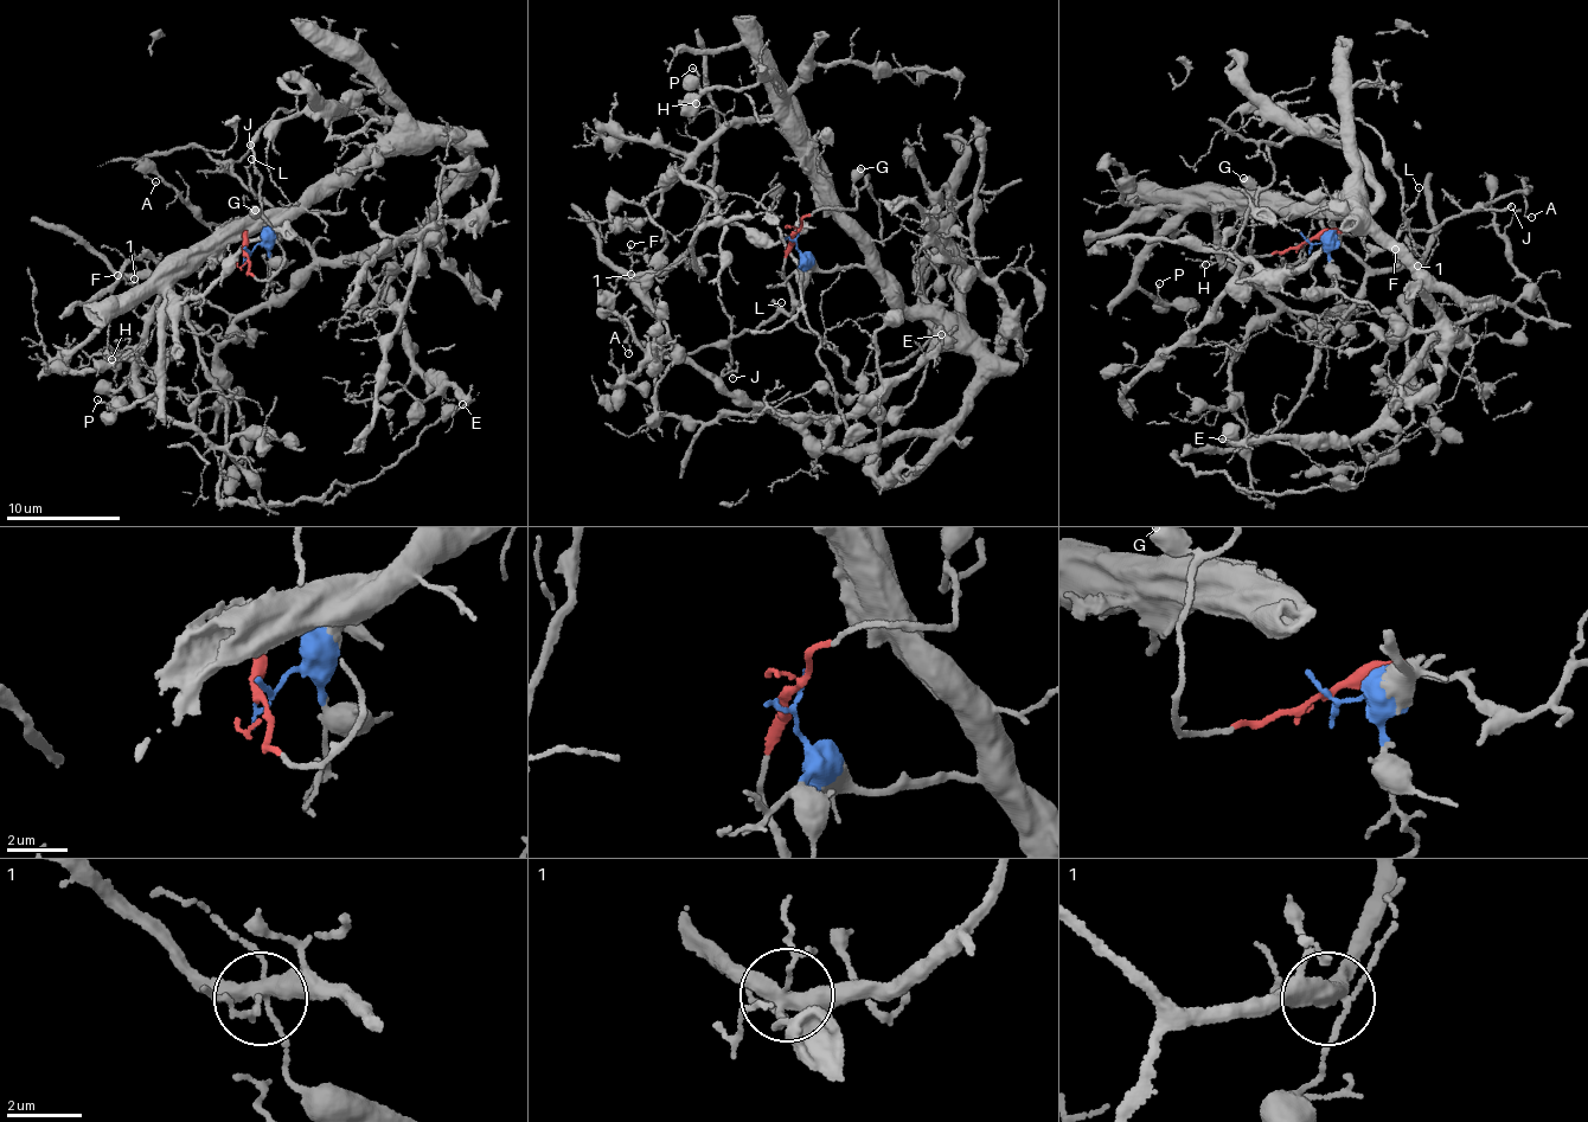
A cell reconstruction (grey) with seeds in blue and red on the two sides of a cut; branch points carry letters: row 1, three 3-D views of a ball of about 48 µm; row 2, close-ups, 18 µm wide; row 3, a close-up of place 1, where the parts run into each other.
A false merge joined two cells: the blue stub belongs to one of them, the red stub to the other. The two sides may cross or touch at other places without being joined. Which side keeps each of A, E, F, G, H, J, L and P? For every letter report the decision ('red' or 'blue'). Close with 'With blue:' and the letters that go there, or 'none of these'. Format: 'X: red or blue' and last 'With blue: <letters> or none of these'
A: red
E: blue
F: blue
G: red
H: blue
J: red
L: red
P: blue
With blue: E, F, H, P

